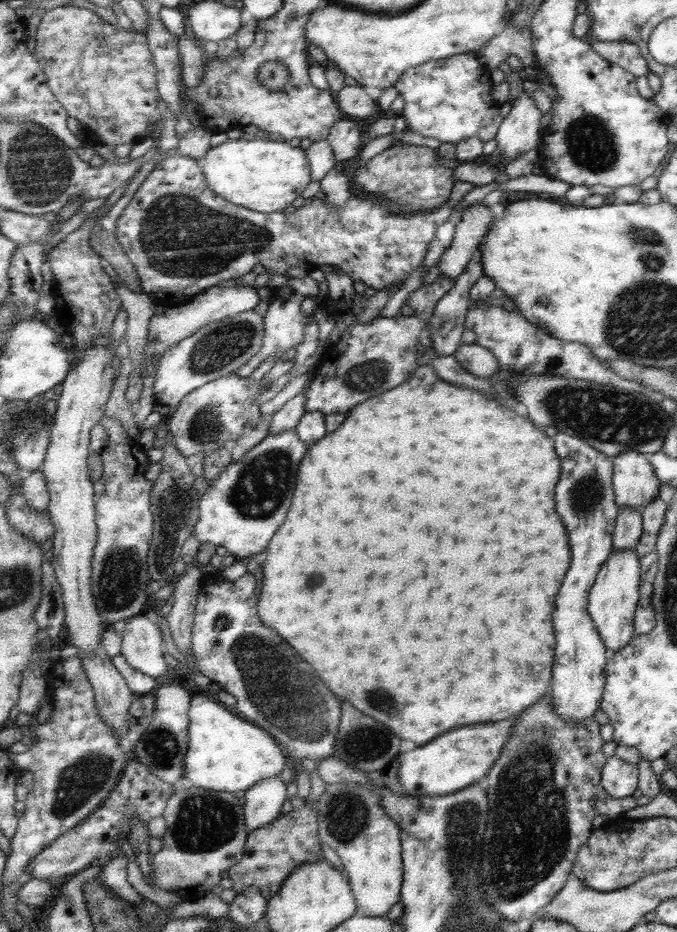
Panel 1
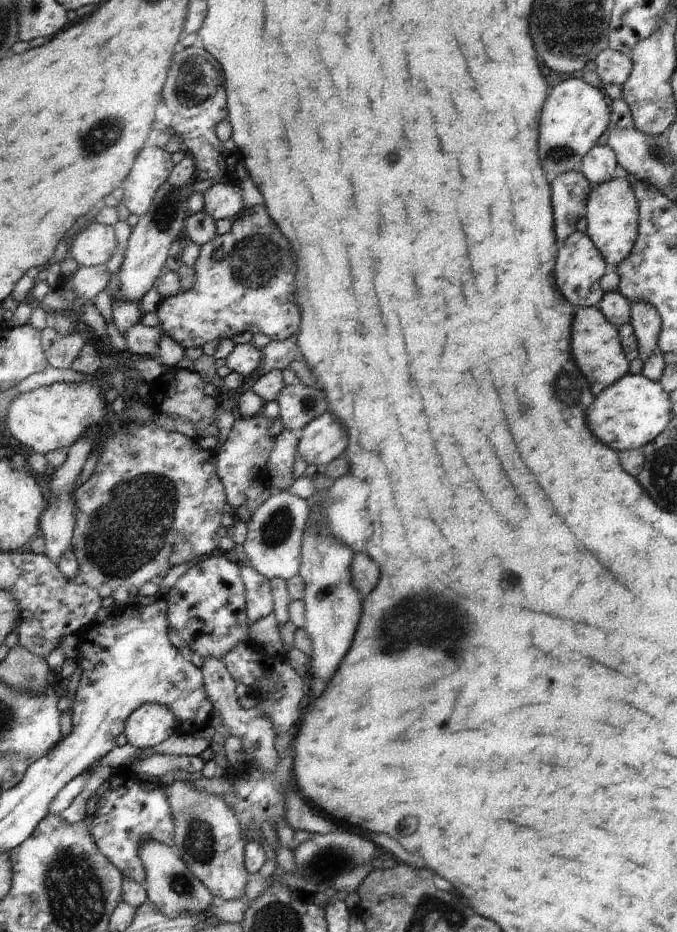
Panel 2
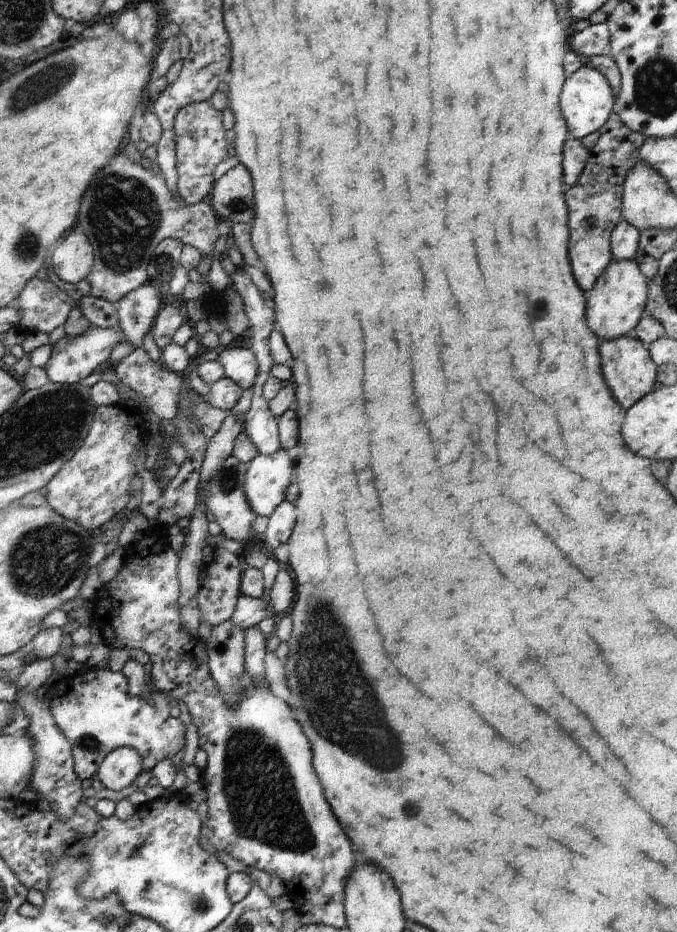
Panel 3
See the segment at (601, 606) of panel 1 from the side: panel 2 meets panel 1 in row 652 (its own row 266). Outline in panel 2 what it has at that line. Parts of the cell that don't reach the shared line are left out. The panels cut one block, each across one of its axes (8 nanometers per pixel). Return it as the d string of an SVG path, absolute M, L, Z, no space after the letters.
M611 178L599 186L593 186L585 200L585 218L587 218L585 234L591 234L591 238L595 238L595 246L603 250L603 258L607 258L609 270L613 266L619 266L623 258L631 256L631 248L637 238L639 212L631 186L627 184L625 178Z

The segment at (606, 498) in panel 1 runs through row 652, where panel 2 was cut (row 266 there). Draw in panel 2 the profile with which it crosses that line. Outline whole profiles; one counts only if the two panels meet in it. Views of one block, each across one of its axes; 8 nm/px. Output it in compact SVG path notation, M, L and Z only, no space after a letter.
M571 232L565 240L565 244L561 244L559 250L559 262L557 262L557 282L559 288L563 290L563 294L567 294L567 298L571 298L571 304L575 308L595 308L601 302L601 288L599 288L599 278L603 276L605 270L605 262L599 256L599 252L595 250L595 246L591 244L591 240L587 238L585 232Z

